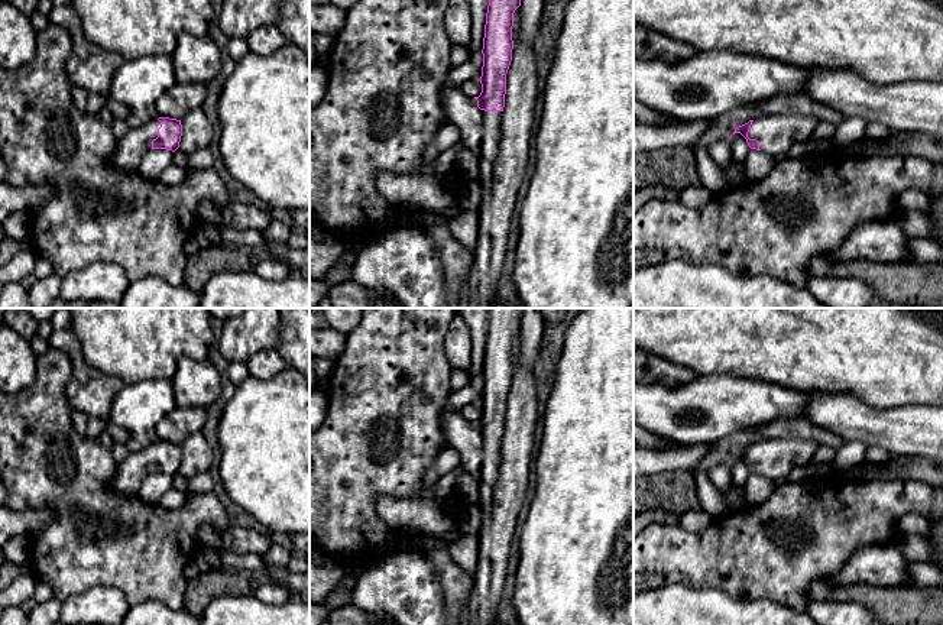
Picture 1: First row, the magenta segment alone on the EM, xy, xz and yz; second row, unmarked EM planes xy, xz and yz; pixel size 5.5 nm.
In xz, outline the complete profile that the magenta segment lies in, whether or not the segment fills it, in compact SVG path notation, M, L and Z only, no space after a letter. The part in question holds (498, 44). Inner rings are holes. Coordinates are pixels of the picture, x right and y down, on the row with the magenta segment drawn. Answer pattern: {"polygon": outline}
{"polygon": "M489 0L482 49L480 95L467 97L460 87L450 88L445 82L440 90L445 122L460 129L466 149L480 161L492 163L498 156L502 136L506 74L513 49L513 13L519 6L521 0Z"}

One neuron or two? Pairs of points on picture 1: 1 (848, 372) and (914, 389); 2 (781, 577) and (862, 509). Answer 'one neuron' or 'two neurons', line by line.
1: one neuron
2: one neuron

